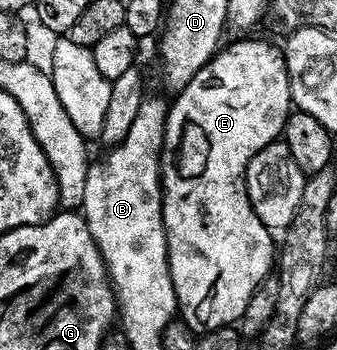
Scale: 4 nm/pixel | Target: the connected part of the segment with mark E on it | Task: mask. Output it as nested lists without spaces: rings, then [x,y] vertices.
[[[239,40],[236,44],[220,47],[215,57],[193,78],[184,88],[178,89],[179,96],[174,101],[170,101],[167,109],[167,125],[165,126],[165,142],[163,143],[163,162],[161,171],[163,174],[163,225],[167,235],[167,257],[169,258],[169,270],[173,278],[173,290],[179,303],[177,312],[192,332],[202,334],[212,332],[218,328],[226,328],[234,325],[243,317],[245,306],[249,306],[249,298],[259,288],[261,281],[272,271],[277,260],[277,244],[271,241],[272,229],[265,227],[261,218],[251,205],[251,199],[247,193],[247,167],[252,158],[265,146],[276,143],[282,137],[285,122],[290,118],[293,111],[293,101],[291,99],[291,83],[287,73],[287,64],[283,60],[283,53],[278,47],[266,44],[263,40]]]

